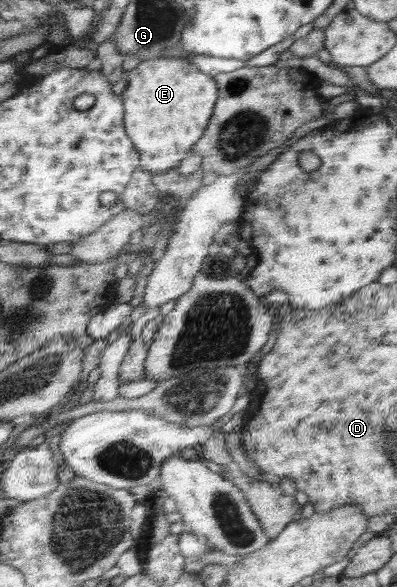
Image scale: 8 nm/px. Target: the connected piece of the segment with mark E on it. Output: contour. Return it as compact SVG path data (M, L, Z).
M162 56L142 60L136 68L125 73L124 76L128 82L121 94L124 107L123 128L139 152L139 168L152 172L153 175L177 168L180 162L191 153L195 142L203 136L212 118L218 98L218 86L215 86L214 76L201 72L186 58Z

